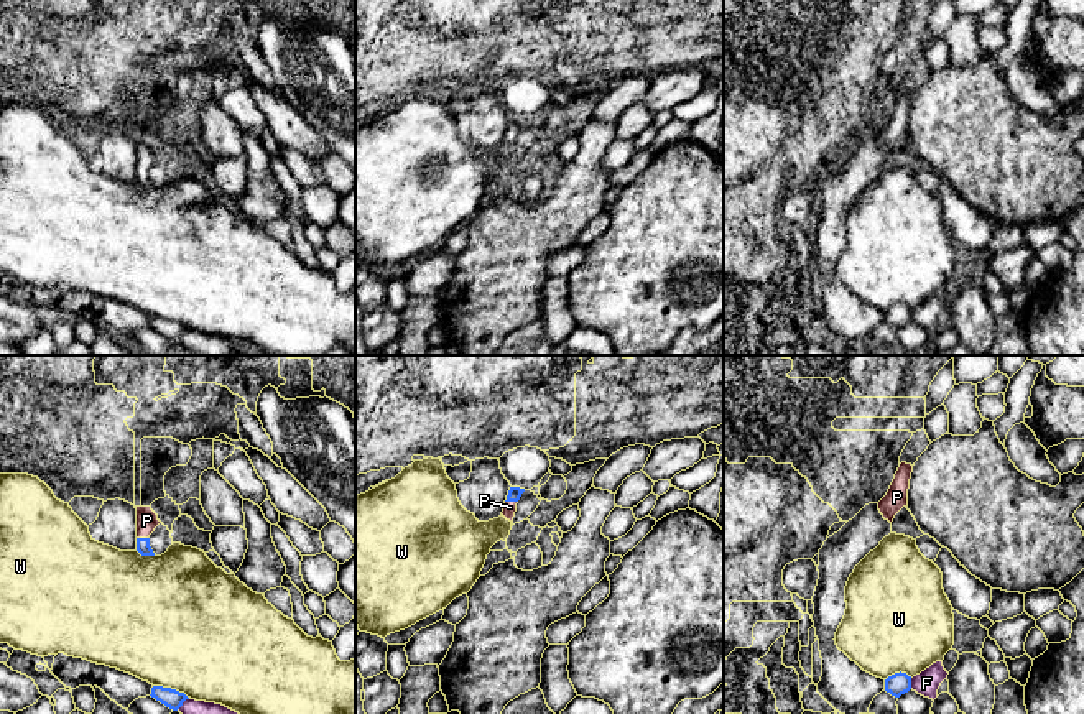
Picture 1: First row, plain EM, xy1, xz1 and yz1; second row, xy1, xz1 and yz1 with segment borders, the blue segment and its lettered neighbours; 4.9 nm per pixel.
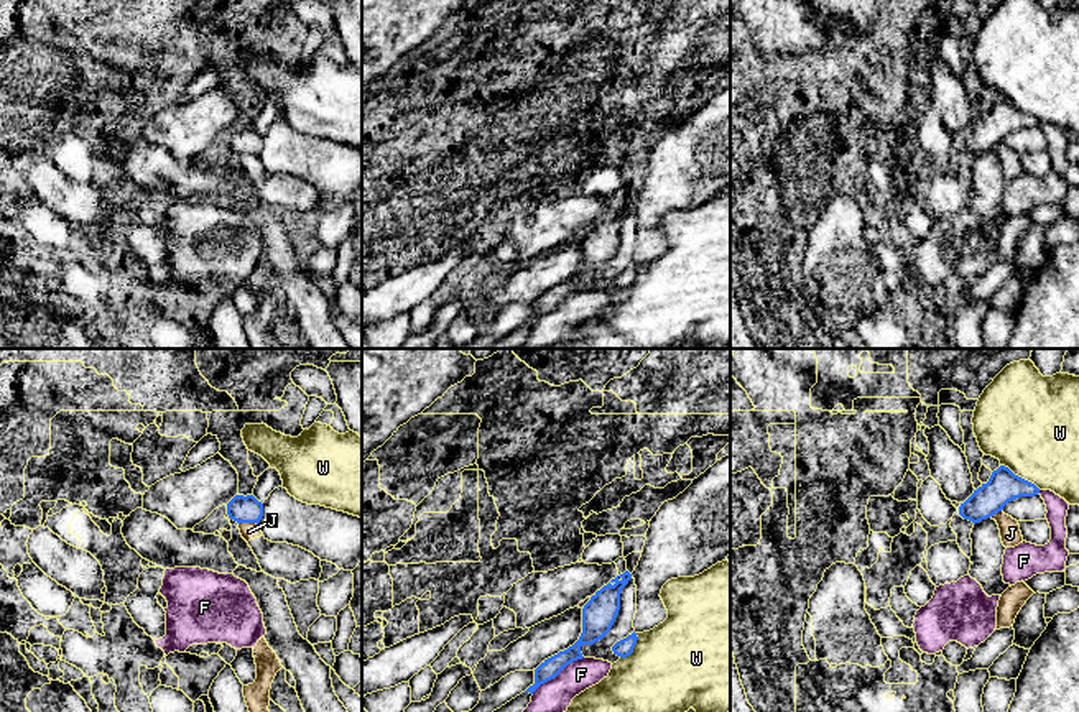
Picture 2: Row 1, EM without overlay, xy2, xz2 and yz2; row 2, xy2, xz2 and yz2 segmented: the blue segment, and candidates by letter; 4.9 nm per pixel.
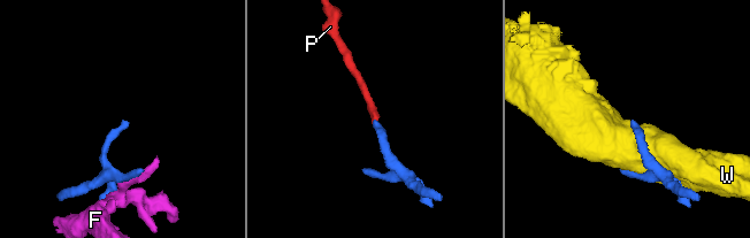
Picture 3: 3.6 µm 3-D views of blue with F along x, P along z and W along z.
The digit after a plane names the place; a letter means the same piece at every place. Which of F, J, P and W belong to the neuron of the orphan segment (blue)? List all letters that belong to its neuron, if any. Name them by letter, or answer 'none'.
P

